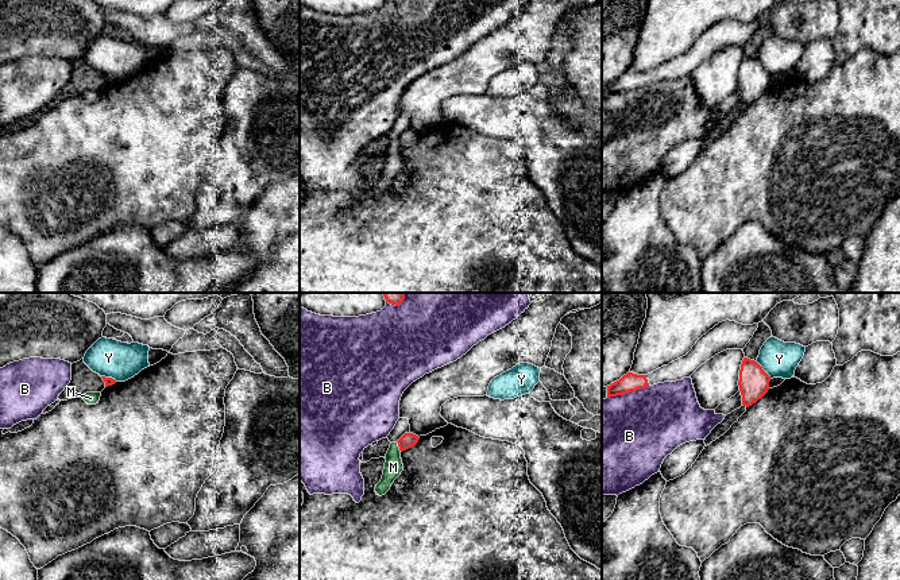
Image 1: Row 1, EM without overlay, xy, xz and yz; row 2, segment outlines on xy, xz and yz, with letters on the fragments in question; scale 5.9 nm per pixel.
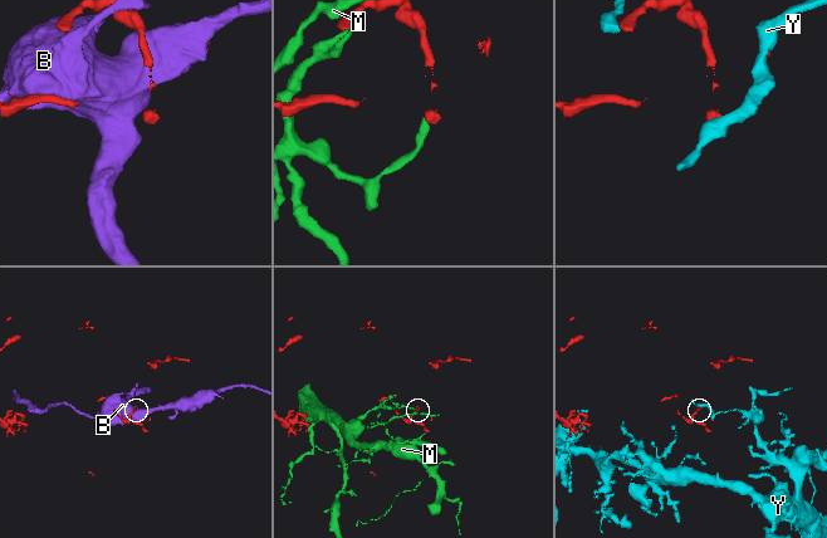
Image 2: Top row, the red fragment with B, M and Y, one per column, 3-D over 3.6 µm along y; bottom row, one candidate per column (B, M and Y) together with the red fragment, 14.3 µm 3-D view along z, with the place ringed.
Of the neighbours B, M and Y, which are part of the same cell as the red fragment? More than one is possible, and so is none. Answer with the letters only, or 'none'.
none

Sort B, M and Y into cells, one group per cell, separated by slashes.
B / M / Y

